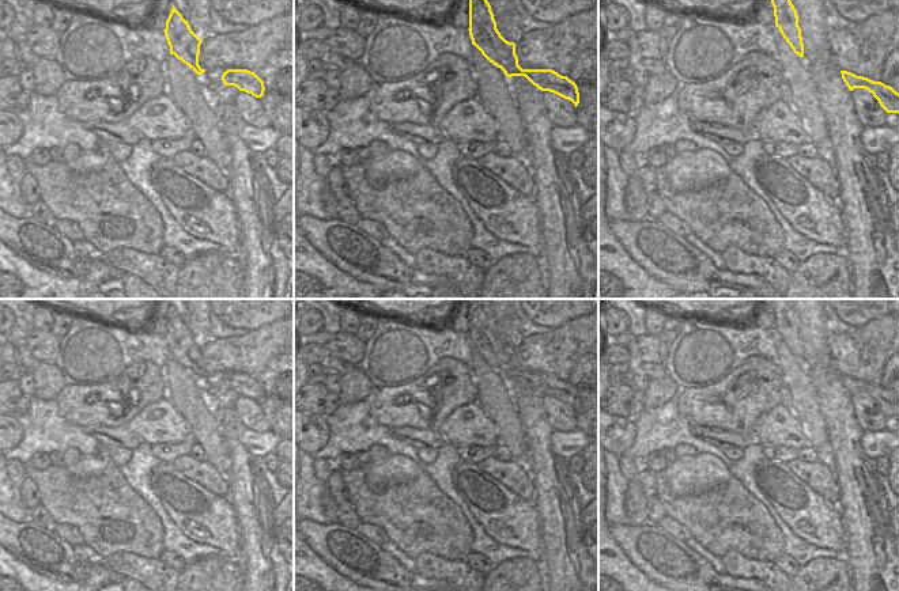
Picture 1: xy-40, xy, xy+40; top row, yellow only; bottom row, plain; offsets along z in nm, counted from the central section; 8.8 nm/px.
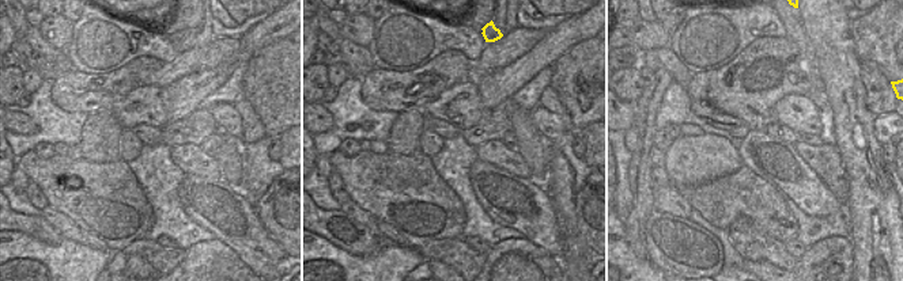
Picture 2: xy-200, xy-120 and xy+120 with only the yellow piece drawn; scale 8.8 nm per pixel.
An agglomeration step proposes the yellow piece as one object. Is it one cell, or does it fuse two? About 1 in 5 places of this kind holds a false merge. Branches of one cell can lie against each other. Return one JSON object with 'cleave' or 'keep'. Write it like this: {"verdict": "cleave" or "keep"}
{"verdict": "keep"}

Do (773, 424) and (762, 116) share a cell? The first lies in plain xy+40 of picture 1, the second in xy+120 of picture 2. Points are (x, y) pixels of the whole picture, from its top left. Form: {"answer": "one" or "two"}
{"answer": "two"}

